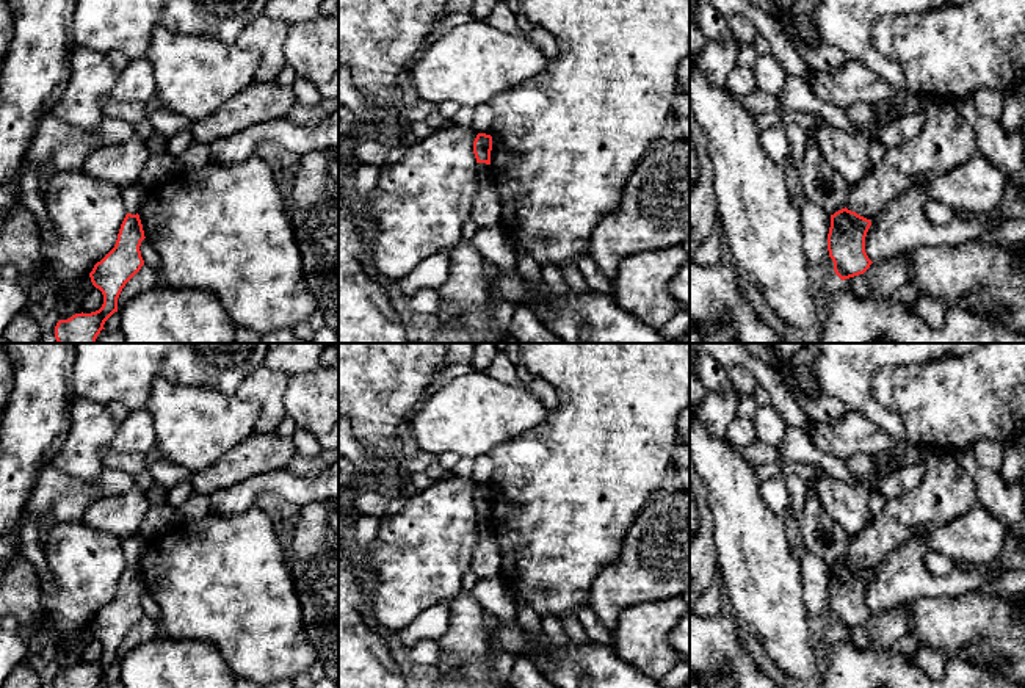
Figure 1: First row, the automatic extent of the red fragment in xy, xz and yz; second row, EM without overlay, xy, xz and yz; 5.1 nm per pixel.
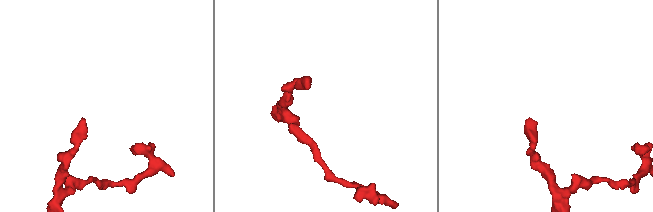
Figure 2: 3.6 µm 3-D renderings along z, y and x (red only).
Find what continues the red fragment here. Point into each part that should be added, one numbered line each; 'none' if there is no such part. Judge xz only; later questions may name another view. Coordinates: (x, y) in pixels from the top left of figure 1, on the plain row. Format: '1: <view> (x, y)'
1: xz (483, 522)

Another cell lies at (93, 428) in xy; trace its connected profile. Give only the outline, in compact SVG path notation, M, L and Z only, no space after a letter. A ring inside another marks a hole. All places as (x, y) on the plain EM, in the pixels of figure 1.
M75 395L71 429L52 465L69 476L97 481L107 470L102 453L111 448L118 426L107 404Z

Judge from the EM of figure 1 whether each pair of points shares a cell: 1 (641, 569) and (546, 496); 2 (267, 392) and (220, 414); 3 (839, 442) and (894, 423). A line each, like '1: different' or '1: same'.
1: different
2: different
3: different

